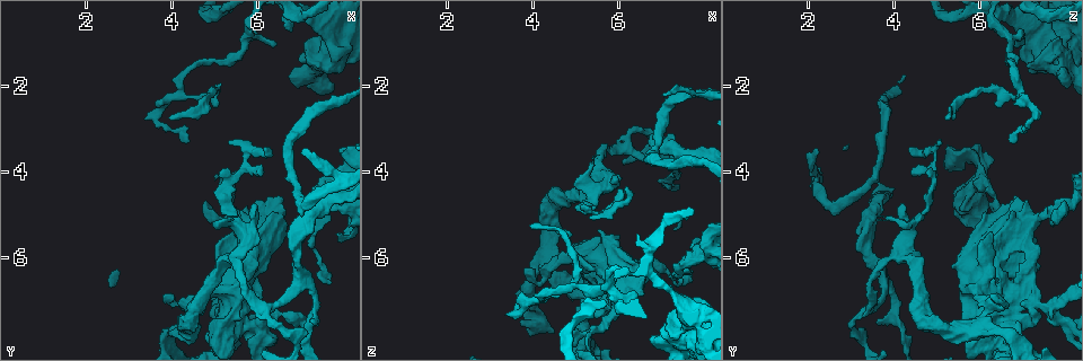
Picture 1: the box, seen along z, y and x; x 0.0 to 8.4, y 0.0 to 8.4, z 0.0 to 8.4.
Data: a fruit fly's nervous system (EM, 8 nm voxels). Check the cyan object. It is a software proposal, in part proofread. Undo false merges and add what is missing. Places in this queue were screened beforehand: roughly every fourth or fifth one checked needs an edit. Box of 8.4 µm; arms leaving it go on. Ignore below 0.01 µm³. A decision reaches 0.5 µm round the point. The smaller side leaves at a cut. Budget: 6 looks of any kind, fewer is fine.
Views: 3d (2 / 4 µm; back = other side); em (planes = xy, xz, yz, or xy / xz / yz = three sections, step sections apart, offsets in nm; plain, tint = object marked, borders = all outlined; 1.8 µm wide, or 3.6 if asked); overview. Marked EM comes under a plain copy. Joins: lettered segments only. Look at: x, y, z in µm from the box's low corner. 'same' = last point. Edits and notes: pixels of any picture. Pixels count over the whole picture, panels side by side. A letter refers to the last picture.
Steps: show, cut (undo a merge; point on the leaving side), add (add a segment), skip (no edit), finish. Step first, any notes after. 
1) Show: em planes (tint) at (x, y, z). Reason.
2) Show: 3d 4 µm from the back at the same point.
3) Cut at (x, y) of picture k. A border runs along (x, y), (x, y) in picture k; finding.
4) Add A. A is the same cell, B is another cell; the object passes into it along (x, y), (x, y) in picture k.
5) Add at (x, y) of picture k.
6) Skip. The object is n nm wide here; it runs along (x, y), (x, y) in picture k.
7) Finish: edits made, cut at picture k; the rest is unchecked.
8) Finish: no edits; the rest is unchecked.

Show: em 3.6 µm yz step 4 (borders) at (5.90, 3.55, 4.80). Abrupt turn.

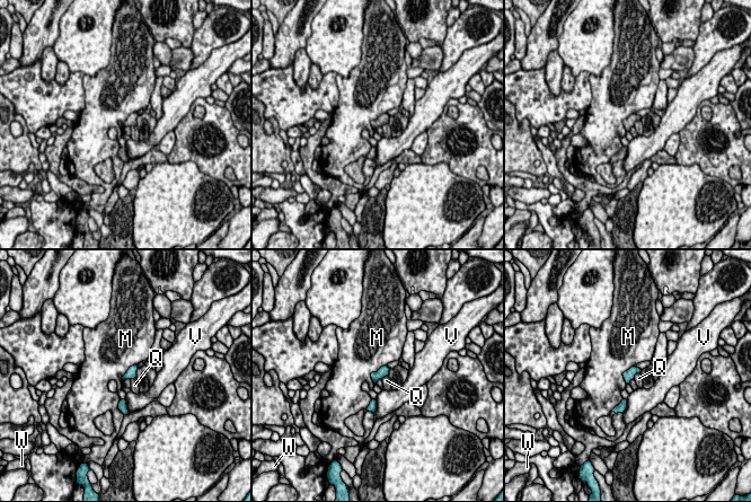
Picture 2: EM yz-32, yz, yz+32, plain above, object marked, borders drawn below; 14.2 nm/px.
Skip. M, Q, V and W are other cells; a border runs along (386, 364), (371, 373), (373, 382) in picture 2; one neuron here.

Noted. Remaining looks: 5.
Show: em xz step 16 (tint) at (4.45, 7.30, 6.15). Four or more arms meet.

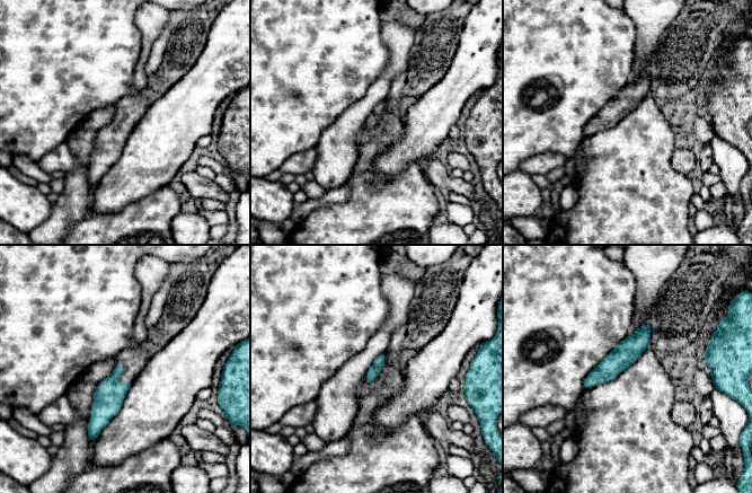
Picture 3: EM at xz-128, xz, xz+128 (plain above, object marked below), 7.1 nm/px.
Show: em planes (borders) at the same point. Cut it another way.

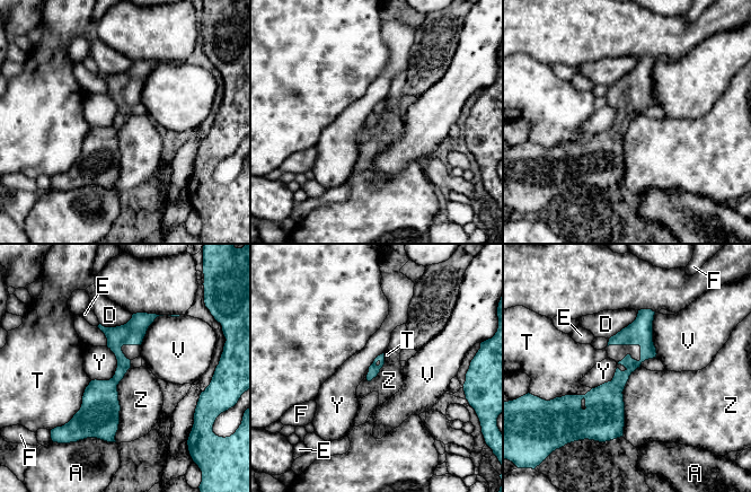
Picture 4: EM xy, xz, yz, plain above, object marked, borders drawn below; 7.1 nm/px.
Skip. The longest contact is with Z, 550 nm; A, D, E, F, T, V, Y and Z are other cells; a border runs along (131, 367), (117, 385), (115, 441) in picture 4; continuous, no second neuron.

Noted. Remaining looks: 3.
Show: 3d 4 µm at (5.25, 7.15, 7.70). Sudden change in width.

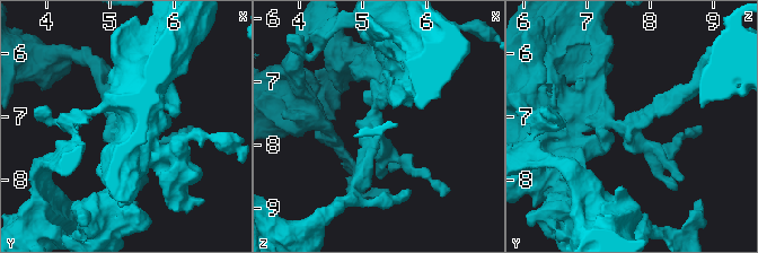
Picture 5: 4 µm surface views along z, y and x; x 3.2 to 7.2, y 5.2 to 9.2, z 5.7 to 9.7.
Show: em planes (tint) at (5.25, 7.20, 7.65).

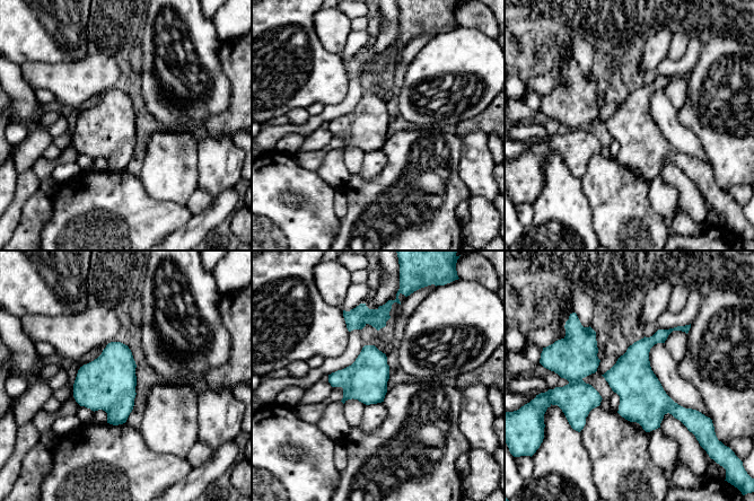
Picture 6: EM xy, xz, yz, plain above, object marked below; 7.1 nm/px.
Show: em planes (borders) at the same point.

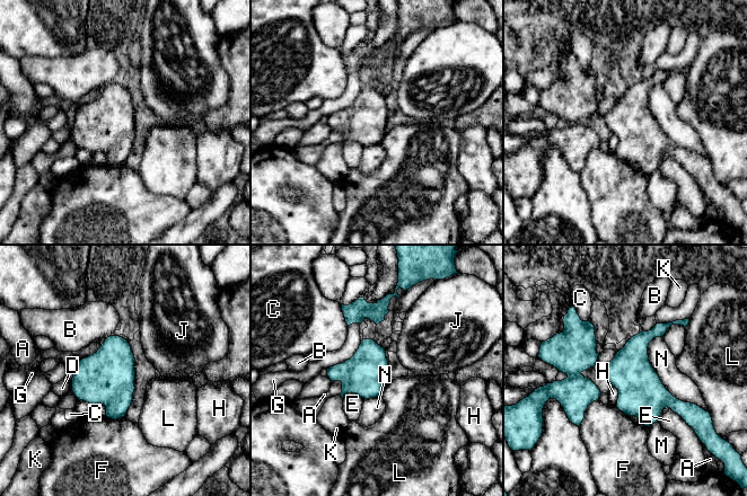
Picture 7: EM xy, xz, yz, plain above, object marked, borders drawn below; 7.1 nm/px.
Skip. A, B, C, D, E, F, G, H, J, K, L, M and N are other cells; a border runs along (386, 384), (381, 395) in picture 7; one neuron here.

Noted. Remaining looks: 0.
Finish: no edits; the rest is unchecked.

